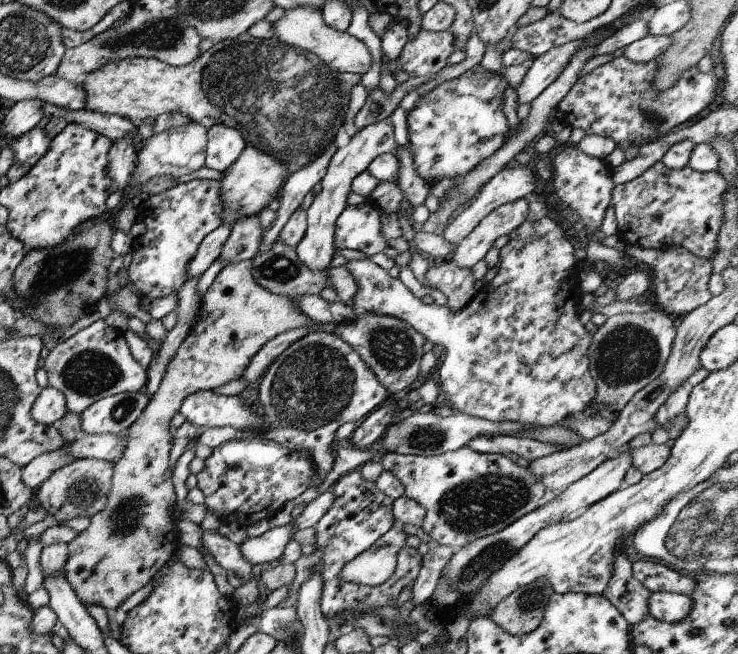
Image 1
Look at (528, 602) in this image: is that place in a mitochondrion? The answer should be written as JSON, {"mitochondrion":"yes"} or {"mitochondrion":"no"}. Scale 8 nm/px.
{"mitochondrion":"yes"}

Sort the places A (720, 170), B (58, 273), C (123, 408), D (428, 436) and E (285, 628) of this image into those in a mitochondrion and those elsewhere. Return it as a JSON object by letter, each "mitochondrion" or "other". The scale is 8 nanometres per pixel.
{"A":"other","B":"mitochondrion","C":"mitochondrion","D":"mitochondrion","E":"mitochondrion"}

